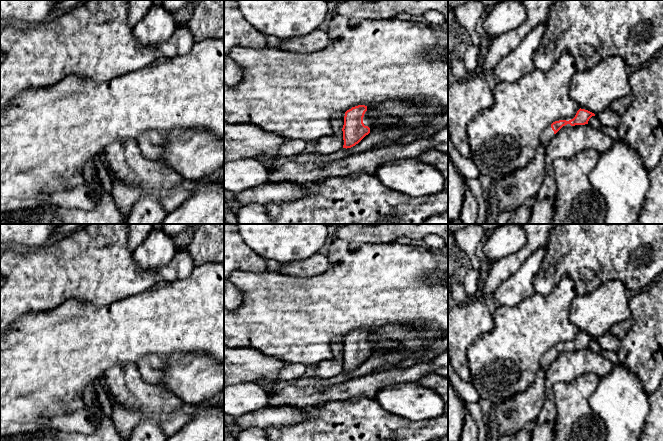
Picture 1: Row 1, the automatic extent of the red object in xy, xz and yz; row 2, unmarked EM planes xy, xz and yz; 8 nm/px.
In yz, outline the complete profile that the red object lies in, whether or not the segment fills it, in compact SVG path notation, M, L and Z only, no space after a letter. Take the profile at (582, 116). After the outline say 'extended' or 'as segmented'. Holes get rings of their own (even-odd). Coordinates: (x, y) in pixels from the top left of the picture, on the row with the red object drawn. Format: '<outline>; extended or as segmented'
M579 109L575 115L575 117L569 121L566 120L559 120L553 122L550 126L548 126L540 137L540 143L544 147L548 145L550 140L554 137L554 135L565 125L570 124L571 126L575 125L585 125L588 124L589 119L595 116L594 113L585 110L585 109Z; extended

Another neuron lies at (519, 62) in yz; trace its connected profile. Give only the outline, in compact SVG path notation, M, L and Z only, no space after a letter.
M546 21L536 26L522 42L494 67L492 74L496 84L514 83L535 69L533 56L546 30Z

